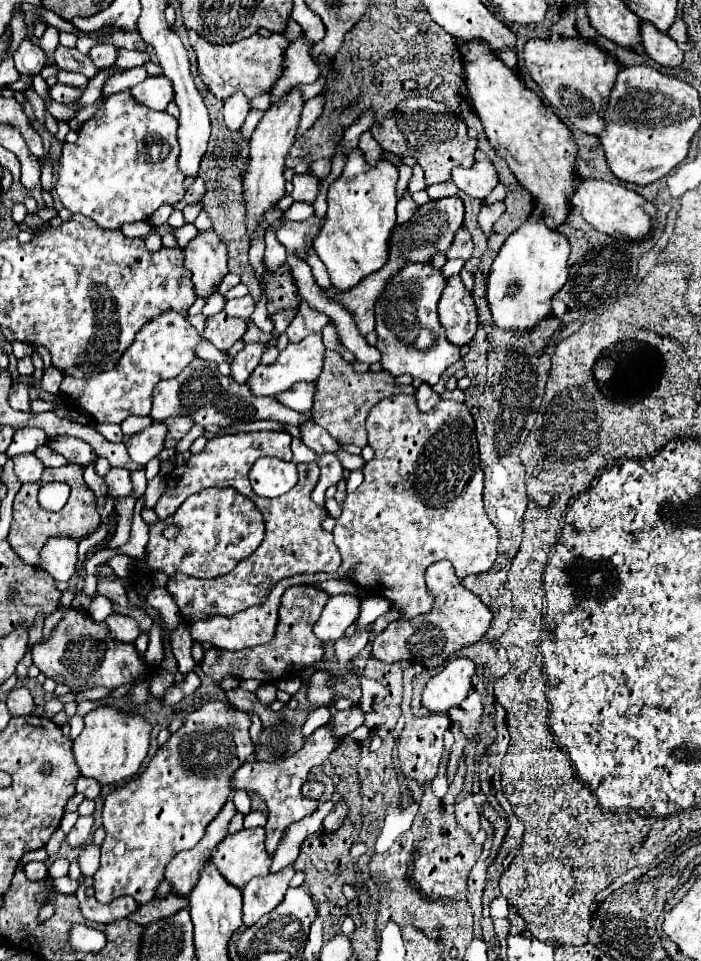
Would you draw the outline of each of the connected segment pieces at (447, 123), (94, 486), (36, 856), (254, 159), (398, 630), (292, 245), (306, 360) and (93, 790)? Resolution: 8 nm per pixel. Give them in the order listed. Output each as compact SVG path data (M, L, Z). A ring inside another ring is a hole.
M397 108L383 120L375 122L371 134L385 152L401 158L417 158L417 162L425 170L425 180L429 186L447 182L455 166L471 168L471 164L475 162L477 140L467 136L465 122L449 108Z
M90 462L84 469L84 480L96 497L107 496L108 487L102 477L96 475L94 470L94 462Z
M45 848L26 852L19 862L19 867L23 868L30 861L44 861L47 857Z
M293 88L279 104L271 104L271 108L265 112L265 116L261 118L261 122L257 124L257 128L251 136L251 142L249 142L251 166L243 180L243 194L245 194L245 204L247 204L245 224L247 224L249 234L255 230L261 214L265 210L273 208L275 202L285 196L285 178L283 178L285 156L287 156L289 148L293 146L301 108L303 108L303 98L299 94L299 88Z
M449 560L435 562L425 572L427 588L435 594L435 606L431 612L415 616L411 620L395 620L391 622L375 640L371 654L383 662L399 662L411 660L419 662L427 668L441 666L445 660L453 656L459 648L481 640L487 632L489 622L493 618L491 610L481 602L477 594L467 590L461 580L455 576L452 563Z
M309 218L303 222L285 222L279 230L277 230L277 238L281 244L287 246L289 252L297 252L301 258L305 258L305 246L311 244L313 236L317 234L317 230L321 228L323 220L321 218Z
M311 334L307 338L303 338L297 344L289 344L285 350L281 350L281 354L277 356L277 360L273 364L259 364L249 380L247 386L251 388L251 392L255 392L255 396L273 396L277 392L287 390L291 384L295 382L315 382L321 368L323 368L323 352L325 346L321 342L321 334Z
M77 776L75 784L77 784L77 786L75 786L75 788L77 788L77 792L85 794L85 798L89 798L89 800L93 800L93 798L101 792L101 784L99 784L99 782L95 782L95 780L91 780L91 778Z

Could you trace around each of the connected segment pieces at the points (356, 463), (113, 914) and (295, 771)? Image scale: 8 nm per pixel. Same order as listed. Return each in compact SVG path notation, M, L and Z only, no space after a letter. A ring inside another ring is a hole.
M339 446L339 450L337 450L335 454L337 454L337 458L341 460L343 468L347 468L347 470L357 470L357 468L361 468L361 466L365 464L365 462L361 460L361 456L353 456L353 454L345 452L343 446Z
M83 876L79 878L79 882L81 882L81 886L79 886L75 896L77 896L81 912L83 912L83 916L87 920L93 920L93 922L115 922L115 920L121 920L121 918L125 918L125 916L129 916L131 912L137 910L137 902L131 900L131 896L123 896L123 898L113 900L109 904L101 904L95 898L87 898Z
M321 726L317 728L307 740L305 740L305 746L293 754L291 758L283 760L283 762L245 762L233 776L233 790L247 790L247 792L257 792L269 806L269 820L267 820L267 852L273 854L275 848L277 848L277 842L283 834L283 830L291 824L291 822L297 822L305 816L309 816L311 812L317 810L317 800L307 800L301 796L301 786L303 782L307 780L307 774L311 772L313 766L317 764L323 764L329 754L337 748L339 740L331 734L331 728L327 726Z

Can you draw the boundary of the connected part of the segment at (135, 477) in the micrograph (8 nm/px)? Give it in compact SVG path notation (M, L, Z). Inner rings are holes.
M139 470L131 473L131 481L133 484L132 495L139 499L145 494L147 488L147 479L145 477L145 470Z

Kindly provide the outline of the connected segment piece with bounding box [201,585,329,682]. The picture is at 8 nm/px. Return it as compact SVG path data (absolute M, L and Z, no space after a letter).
M296 585L286 590L282 596L281 608L279 608L279 624L275 630L275 636L271 642L257 646L257 648L247 648L239 652L219 650L219 648L209 648L205 650L205 658L201 664L201 670L211 676L215 682L220 682L226 675L239 677L238 679L256 680L281 680L285 674L289 674L291 666L311 666L313 662L321 660L323 656L323 642L315 638L313 634L313 624L321 616L323 606L327 604L327 592L313 585Z

